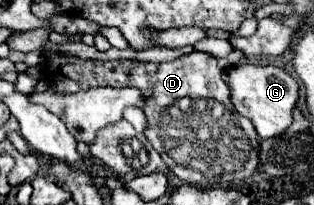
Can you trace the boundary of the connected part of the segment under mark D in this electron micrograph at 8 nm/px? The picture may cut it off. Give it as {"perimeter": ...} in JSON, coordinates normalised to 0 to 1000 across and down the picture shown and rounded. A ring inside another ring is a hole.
{"perimeter":[[[611,249],[605,268],[580,268],[541,307],[465,307],[465,298],[408,298],[408,288],[395,298],[274,298],[274,288],[229,278],[229,268],[153,268],[146,346],[159,346],[159,385],[178,405],[178,434],[191,444],[248,444],[248,434],[287,434],[287,424],[433,424],[446,434],[452,463],[465,473],[465,512],[452,522],[465,561],[459,659],[513,756],[529,815],[538,815],[541,834],[586,893],[618,893],[637,912],[713,912],[739,883],[796,863],[834,805],[822,766],[815,629],[783,571],[752,551],[745,512],[732,502],[732,434],[707,385],[707,337],[669,259]],[[561,620],[631,620],[624,639],[637,649],[592,639],[592,678],[561,678]]]}

